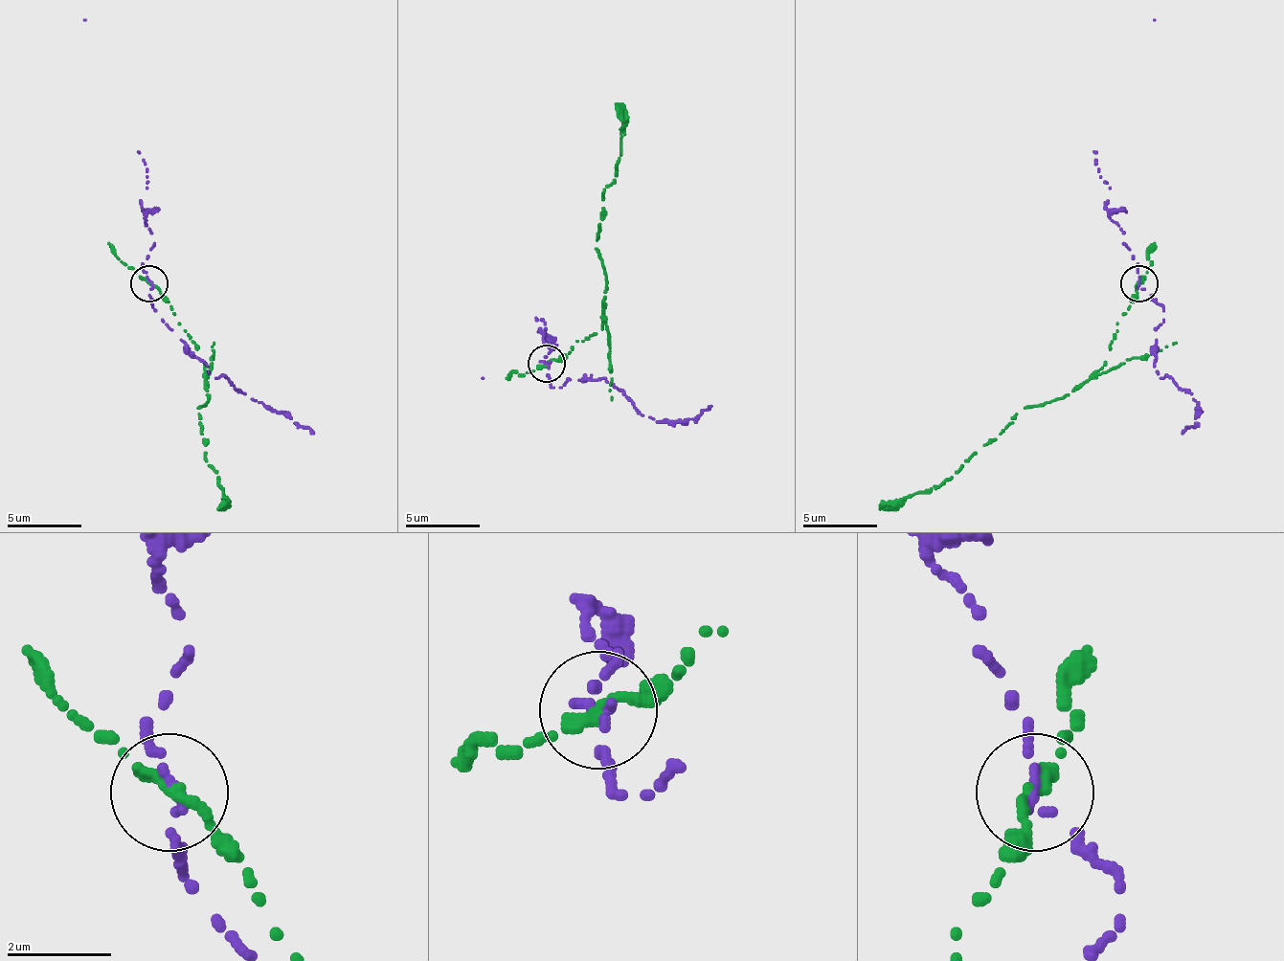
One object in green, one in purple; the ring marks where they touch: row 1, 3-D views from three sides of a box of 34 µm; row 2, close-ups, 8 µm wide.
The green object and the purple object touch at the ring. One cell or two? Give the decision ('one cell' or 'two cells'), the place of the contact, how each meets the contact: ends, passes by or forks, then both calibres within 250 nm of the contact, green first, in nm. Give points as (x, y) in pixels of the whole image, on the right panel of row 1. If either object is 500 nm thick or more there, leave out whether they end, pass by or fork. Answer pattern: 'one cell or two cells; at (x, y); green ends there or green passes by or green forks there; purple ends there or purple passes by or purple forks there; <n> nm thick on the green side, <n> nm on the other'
two cells; at (1139, 283); green ends there; purple passes by; 320 nm thick on the green side, 140 nm on the other

